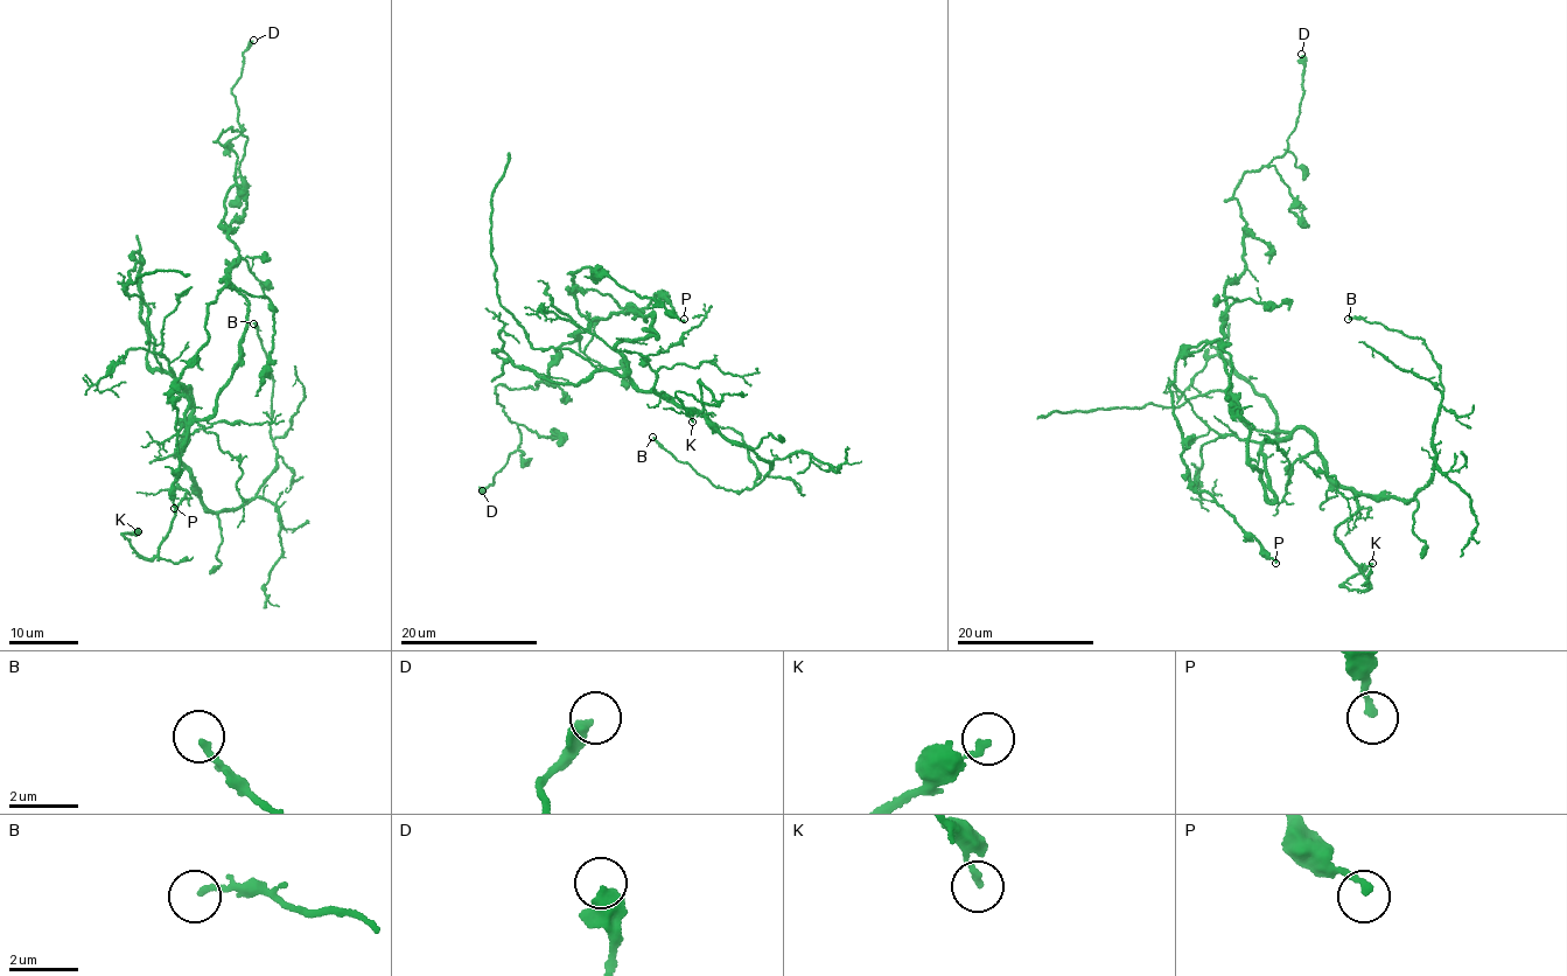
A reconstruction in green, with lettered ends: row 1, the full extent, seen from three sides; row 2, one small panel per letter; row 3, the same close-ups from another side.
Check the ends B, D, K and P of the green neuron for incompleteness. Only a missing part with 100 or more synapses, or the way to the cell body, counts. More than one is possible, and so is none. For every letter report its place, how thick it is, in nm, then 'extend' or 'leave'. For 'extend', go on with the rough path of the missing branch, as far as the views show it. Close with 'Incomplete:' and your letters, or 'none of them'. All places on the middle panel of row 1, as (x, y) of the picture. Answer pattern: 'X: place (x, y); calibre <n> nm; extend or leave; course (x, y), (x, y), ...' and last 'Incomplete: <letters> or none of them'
B: place (652, 437); calibre 110 nm; leave
D: place (482, 490); calibre 480 nm; leave
K: place (692, 422); calibre 160 nm; leave
P: place (684, 319); calibre 200 nm; leave
Incomplete: none of them

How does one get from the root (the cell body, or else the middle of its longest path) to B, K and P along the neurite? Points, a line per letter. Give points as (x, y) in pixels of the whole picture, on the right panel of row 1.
B: (1257, 468), (1266, 485), (1261, 445), (1303, 429), (1362, 493), (1406, 501), (1433, 478), (1440, 364), (1348, 319)
K: (1257, 468), (1266, 485), (1261, 445), (1309, 433), (1362, 507), (1335, 534), (1369, 587), (1341, 586), (1372, 563)
P: (1257, 468), (1222, 348), (1202, 341), (1177, 360), (1170, 387), (1182, 461), (1191, 486), (1254, 536), (1275, 563)

